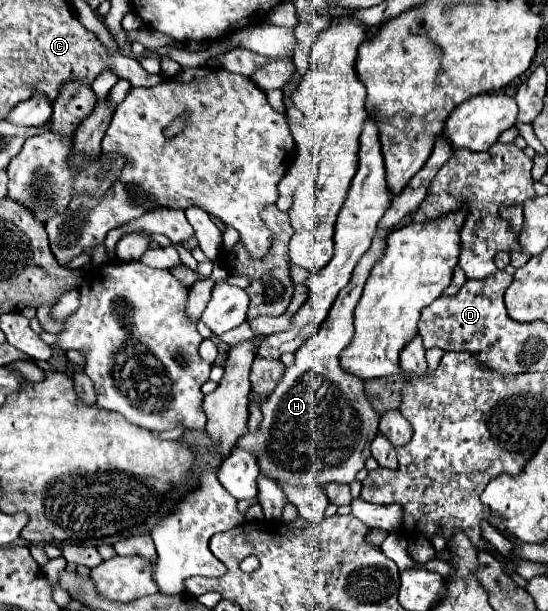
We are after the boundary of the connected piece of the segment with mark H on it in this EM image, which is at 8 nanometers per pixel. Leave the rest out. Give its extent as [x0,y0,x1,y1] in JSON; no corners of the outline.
[238,139,452,485]

